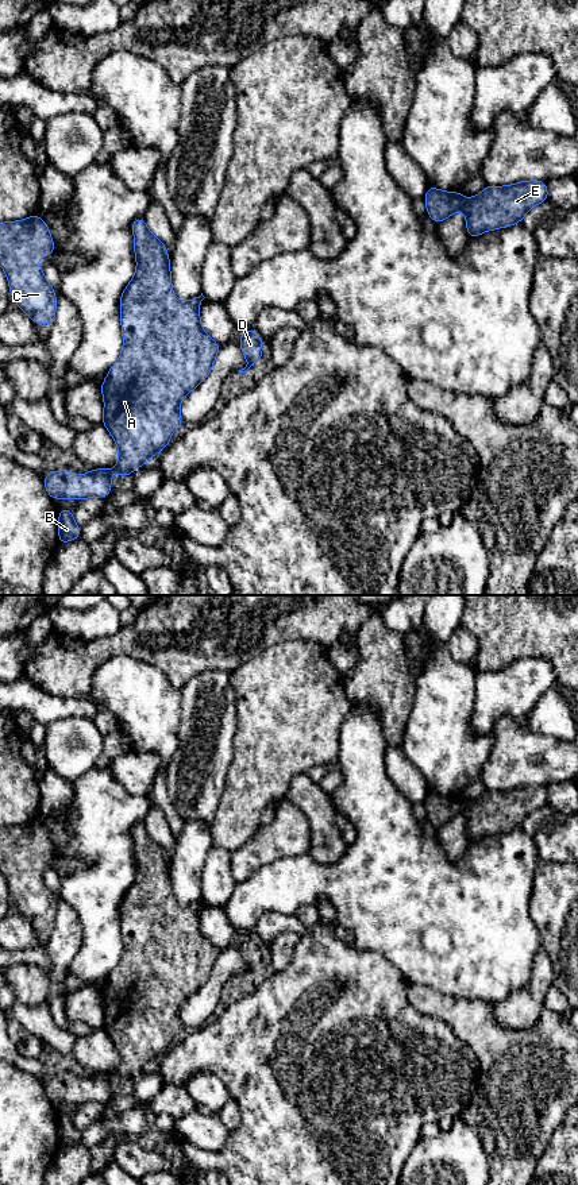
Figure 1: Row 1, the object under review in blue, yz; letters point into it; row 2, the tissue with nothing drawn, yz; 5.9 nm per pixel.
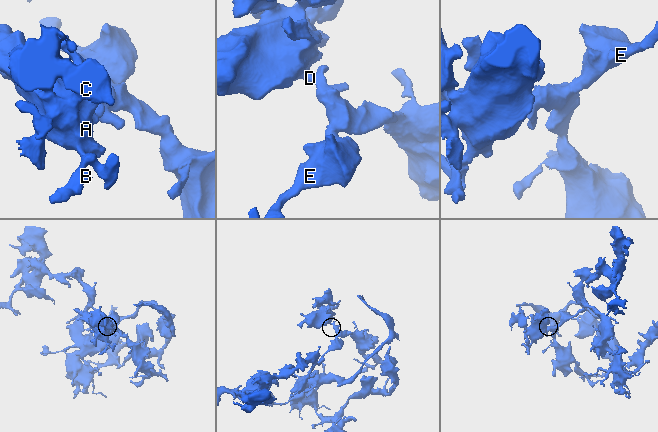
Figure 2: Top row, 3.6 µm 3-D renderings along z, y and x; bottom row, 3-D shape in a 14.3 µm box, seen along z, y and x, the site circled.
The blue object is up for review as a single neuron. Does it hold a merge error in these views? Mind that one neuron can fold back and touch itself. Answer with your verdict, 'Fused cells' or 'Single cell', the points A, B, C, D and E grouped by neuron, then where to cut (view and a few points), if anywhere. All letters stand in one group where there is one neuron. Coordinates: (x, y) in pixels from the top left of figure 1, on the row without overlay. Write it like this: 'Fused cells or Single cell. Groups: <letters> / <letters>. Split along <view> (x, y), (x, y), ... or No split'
Single cell. Groups: A B C D E. No split

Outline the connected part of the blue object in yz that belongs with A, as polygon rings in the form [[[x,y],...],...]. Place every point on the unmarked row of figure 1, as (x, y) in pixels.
[[[144,822],[135,823],[131,829],[131,835],[135,844],[136,876],[120,900],[123,954],[116,968],[107,977],[105,985],[100,989],[104,1003],[101,1028],[108,1034],[117,1050],[119,1065],[112,1074],[96,1073],[85,1080],[77,1080],[65,1073],[50,1080],[42,1080],[45,1093],[54,1107],[59,1101],[78,1105],[93,1101],[107,1103],[112,1097],[111,1080],[113,1077],[127,1084],[135,1073],[149,1068],[153,1059],[165,1054],[173,1037],[184,1028],[180,1019],[180,1008],[211,979],[215,962],[221,954],[221,950],[216,949],[201,931],[199,912],[205,903],[203,898],[200,902],[181,907],[172,892],[170,862],[163,846],[150,837]]]

